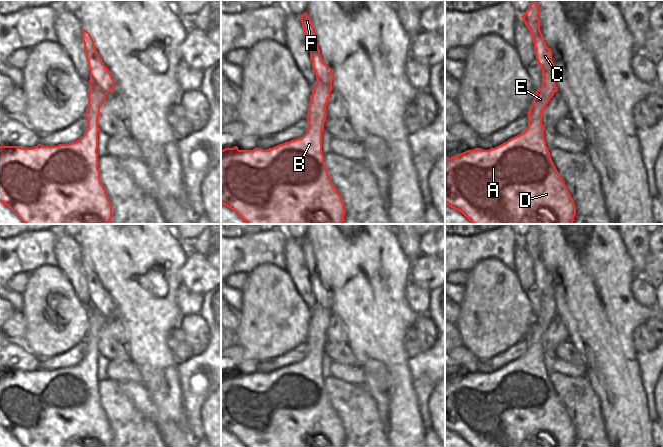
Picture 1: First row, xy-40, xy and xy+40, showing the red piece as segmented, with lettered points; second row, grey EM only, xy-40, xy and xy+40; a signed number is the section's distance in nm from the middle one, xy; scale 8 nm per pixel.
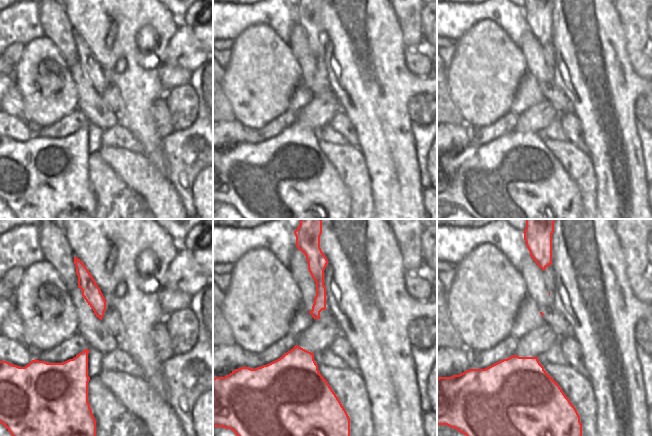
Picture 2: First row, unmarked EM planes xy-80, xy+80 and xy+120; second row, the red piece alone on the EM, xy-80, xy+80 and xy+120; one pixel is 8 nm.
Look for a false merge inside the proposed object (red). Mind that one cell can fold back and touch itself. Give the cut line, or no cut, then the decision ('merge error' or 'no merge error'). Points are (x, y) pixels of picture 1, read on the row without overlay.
xy (307, 339), (319, 351), (321, 358) | merge error

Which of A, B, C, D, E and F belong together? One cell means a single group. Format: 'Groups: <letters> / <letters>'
Groups: A B D / C E F.

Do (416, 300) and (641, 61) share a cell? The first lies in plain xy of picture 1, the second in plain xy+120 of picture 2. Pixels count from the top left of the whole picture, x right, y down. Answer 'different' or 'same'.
same

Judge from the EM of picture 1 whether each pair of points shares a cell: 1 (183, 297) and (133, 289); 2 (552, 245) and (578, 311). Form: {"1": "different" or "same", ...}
{"1": "different", "2": "same"}

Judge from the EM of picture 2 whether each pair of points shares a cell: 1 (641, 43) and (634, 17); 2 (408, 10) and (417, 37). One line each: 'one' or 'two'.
1: one
2: one

